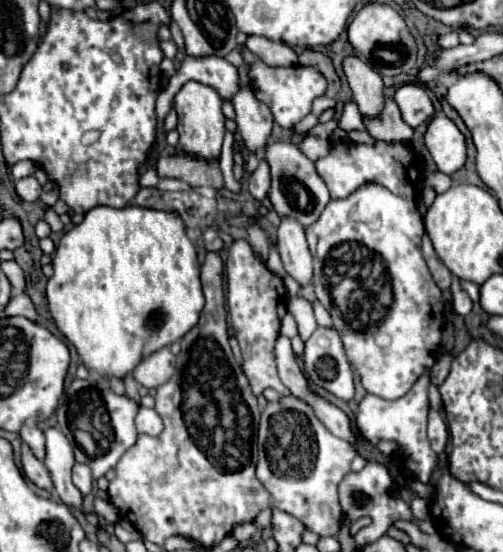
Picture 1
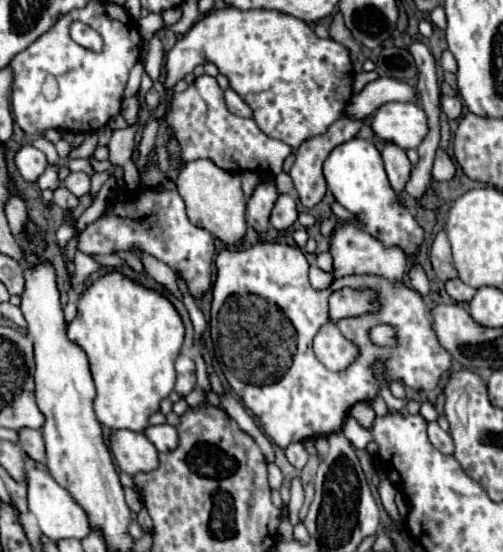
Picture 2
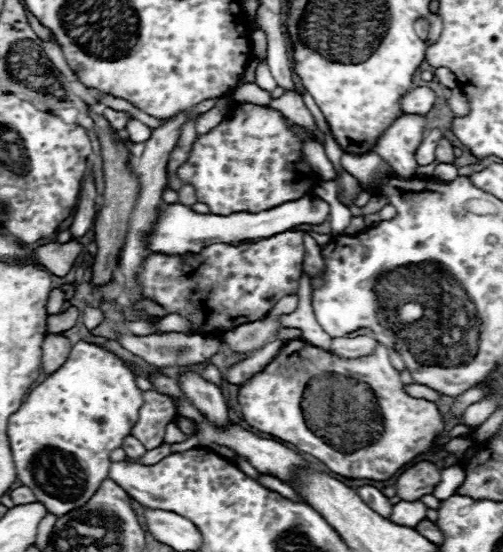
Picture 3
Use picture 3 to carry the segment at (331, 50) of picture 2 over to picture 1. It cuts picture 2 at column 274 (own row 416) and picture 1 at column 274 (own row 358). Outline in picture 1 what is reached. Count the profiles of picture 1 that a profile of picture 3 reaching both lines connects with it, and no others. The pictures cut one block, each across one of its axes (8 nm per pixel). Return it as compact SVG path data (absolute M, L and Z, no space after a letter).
M256 60L254 64L250 64L248 78L250 78L250 88L252 88L254 96L270 108L270 112L274 116L274 122L280 124L282 128L292 128L306 114L310 114L314 98L324 96L326 86L328 86L324 74L320 74L320 70L316 70L316 66L274 68L274 66L264 64L262 60Z

